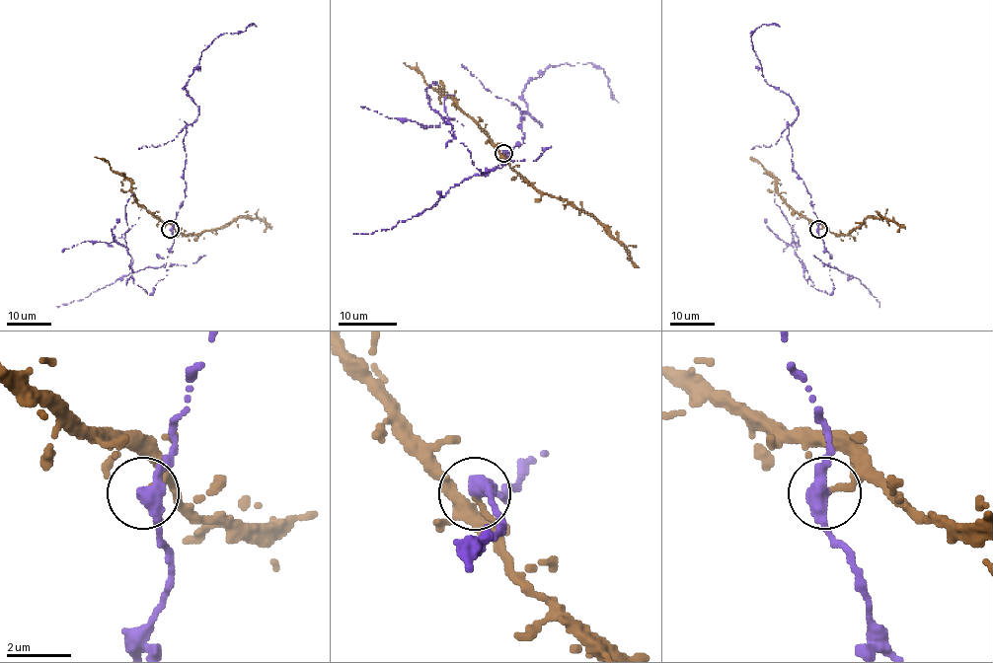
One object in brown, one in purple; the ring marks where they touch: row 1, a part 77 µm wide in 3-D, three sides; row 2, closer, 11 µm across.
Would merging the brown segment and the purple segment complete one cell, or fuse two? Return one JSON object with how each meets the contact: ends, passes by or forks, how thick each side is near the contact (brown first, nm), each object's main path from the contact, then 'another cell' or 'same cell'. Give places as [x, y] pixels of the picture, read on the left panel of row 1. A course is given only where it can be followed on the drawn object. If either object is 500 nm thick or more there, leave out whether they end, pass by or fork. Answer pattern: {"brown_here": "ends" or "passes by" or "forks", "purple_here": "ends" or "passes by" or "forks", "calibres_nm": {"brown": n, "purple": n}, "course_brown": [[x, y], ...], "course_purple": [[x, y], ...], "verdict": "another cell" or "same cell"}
{"brown_here": "ends", "purple_here": "passes by", "calibres_nm": {"brown": 180, "purple": 400}, "course_brown": [[171, 230], [173, 228], [179, 233], [195, 234], [220, 229], [239, 217], [259, 217], [271, 229]], "course_purple": [[171, 230], [185, 194], [186, 127], [199, 109], [184, 87], [212, 40], [257, 27]], "verdict": "another cell"}

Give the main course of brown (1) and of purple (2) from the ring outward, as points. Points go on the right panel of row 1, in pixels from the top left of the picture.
1: (818, 230), (826, 228), (832, 233), (846, 234), (868, 217), (887, 217), (905, 229)
2: (818, 230), (787, 138), (798, 109), (764, 79), (751, 40), (762, 24), (780, 27)

